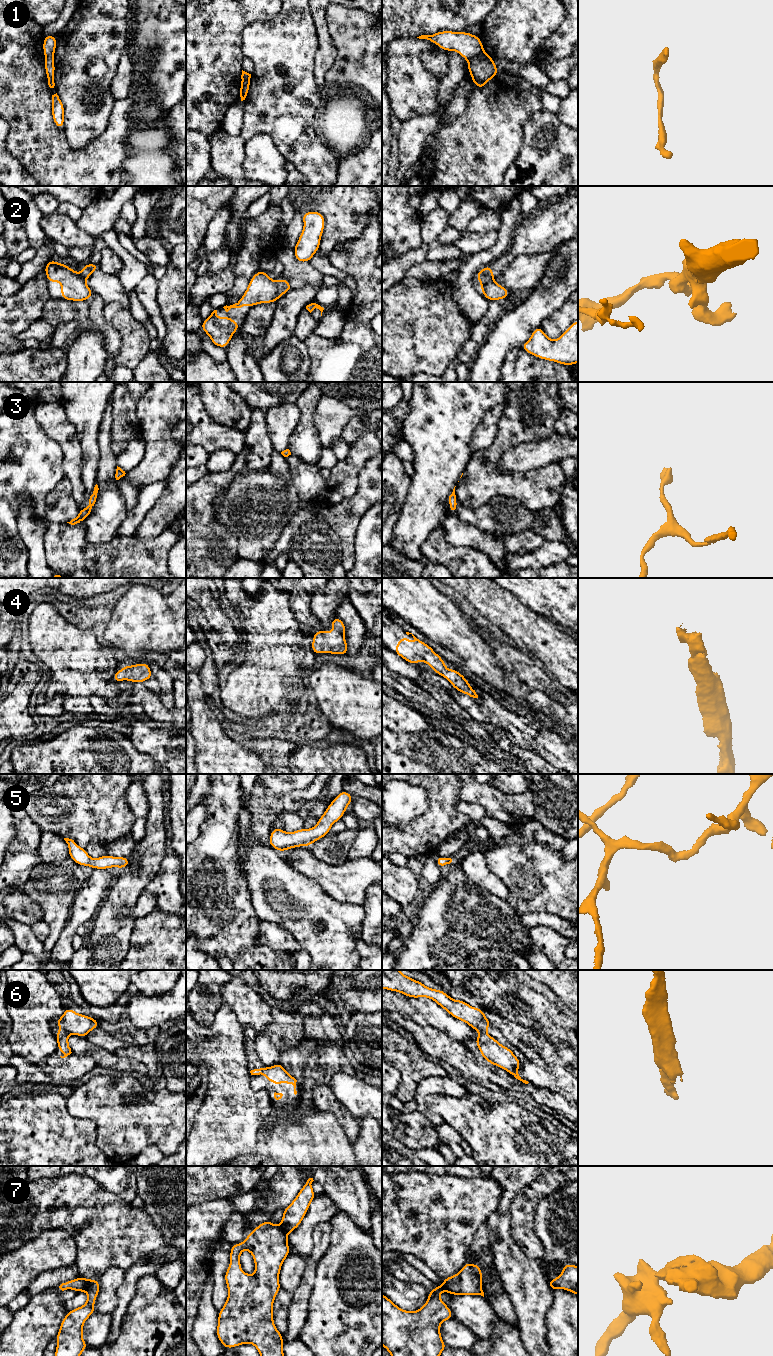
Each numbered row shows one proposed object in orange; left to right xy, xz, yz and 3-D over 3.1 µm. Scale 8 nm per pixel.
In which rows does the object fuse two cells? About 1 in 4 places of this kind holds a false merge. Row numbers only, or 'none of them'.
2, 6, 7

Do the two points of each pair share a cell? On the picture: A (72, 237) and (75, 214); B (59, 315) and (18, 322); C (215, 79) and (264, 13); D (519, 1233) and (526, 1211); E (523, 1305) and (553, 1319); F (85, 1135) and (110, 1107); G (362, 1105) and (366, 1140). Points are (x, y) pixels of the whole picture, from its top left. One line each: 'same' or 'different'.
A: different
B: different
C: same
D: same
E: different
F: different
G: different

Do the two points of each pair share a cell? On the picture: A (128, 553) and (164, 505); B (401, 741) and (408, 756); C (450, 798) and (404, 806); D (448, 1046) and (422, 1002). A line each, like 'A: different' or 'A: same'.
A: different
B: same
C: different
D: different

